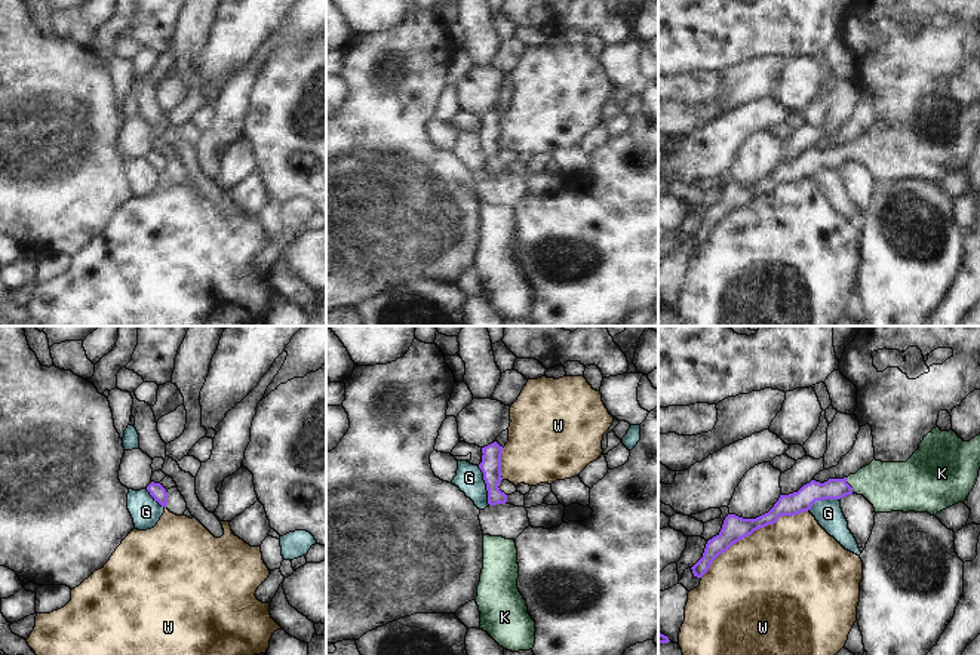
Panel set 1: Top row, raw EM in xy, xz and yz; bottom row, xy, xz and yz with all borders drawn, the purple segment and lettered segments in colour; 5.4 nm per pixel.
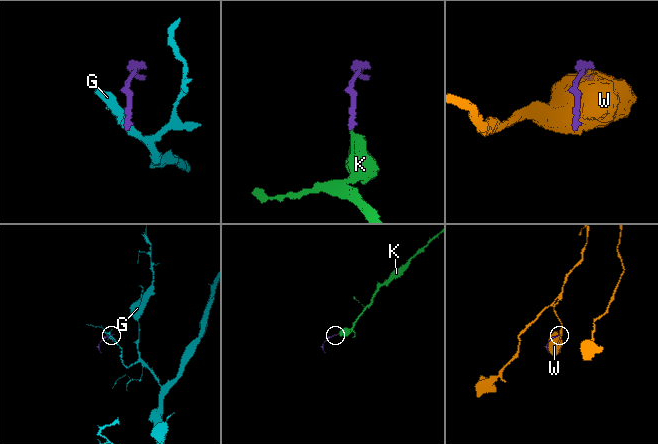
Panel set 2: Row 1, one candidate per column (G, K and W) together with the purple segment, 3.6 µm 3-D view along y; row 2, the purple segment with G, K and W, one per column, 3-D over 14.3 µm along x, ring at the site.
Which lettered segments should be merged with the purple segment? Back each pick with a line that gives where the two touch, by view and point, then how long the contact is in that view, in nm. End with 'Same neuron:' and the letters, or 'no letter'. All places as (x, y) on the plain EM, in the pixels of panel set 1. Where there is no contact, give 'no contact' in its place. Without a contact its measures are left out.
K: meets purple in yz at (848, 153); contact 100 nm long
Same neuron: K

